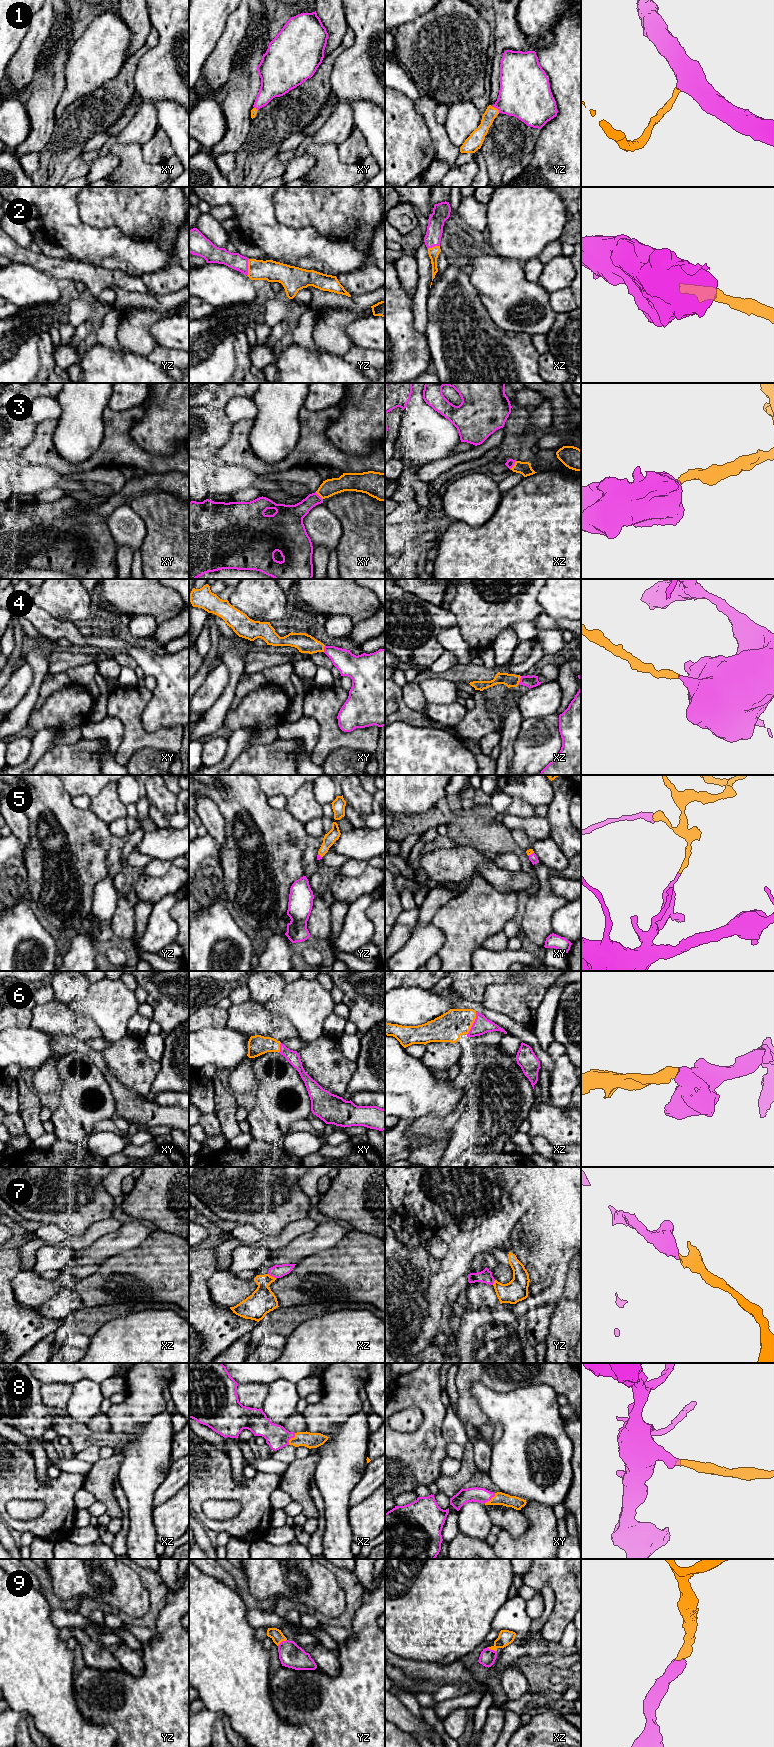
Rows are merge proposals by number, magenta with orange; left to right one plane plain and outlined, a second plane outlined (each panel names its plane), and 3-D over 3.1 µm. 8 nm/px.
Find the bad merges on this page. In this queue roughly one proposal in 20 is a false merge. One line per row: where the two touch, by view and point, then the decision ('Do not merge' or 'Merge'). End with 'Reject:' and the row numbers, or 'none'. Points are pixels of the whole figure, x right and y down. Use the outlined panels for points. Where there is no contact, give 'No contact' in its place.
1: Touches magenta at yz (496, 107). Merge
2: Touches magenta at yz (247, 267). Merge
3: Touches magenta at xz (513, 465). Merge
4: Touches magenta at xz (520, 680). Merge
5: Touches magenta at xy (531, 854). Merge
6: Touches magenta at xz (473, 1023). Merge
7: Touches magenta at xz (272, 1276). Merge
8: Touches magenta at xz (291, 1437). Merge
9: Touches magenta at yz (282, 1641). Merge
Reject: none

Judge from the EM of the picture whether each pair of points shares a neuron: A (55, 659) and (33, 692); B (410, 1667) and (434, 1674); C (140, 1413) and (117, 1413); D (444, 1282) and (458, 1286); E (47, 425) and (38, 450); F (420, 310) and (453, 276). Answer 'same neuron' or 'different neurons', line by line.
A: different neurons
B: same neuron
C: same neuron
D: different neurons
E: same neuron
F: different neurons

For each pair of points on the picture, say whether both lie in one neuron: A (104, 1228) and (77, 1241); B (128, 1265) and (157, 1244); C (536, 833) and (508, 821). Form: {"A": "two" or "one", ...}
{"A": "one", "B": "one", "C": "one"}

